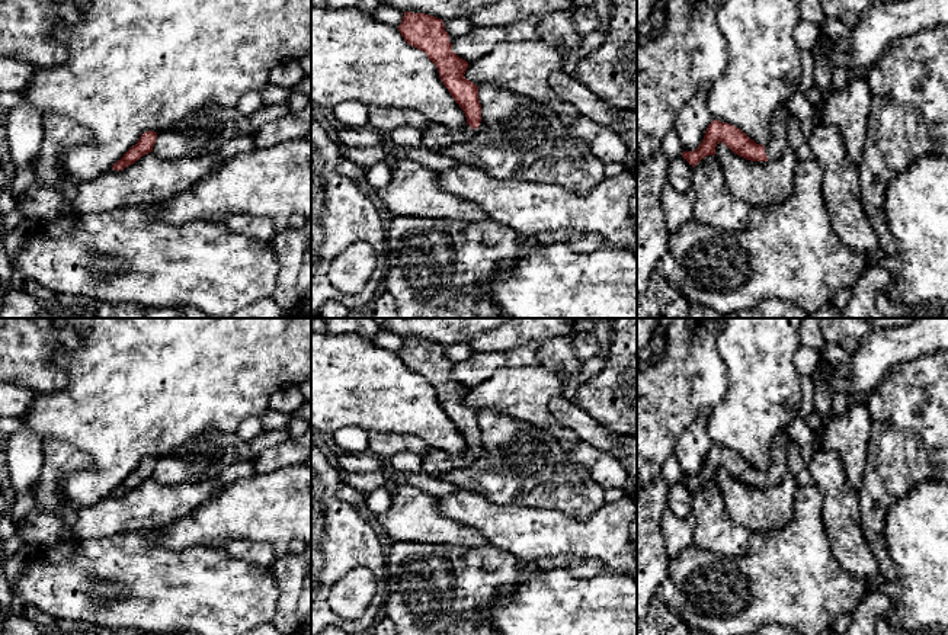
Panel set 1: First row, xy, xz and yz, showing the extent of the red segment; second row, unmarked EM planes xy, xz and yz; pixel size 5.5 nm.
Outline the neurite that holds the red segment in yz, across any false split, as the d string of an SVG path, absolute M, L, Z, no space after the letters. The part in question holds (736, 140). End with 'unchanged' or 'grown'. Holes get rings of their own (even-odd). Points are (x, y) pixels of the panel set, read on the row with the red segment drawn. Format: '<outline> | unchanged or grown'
M778 106L771 118L772 138L766 145L756 144L742 129L734 125L714 119L695 151L683 151L682 157L695 167L704 157L715 155L718 142L727 145L734 154L750 161L768 161L779 157L788 148L788 118L791 112Z | grown

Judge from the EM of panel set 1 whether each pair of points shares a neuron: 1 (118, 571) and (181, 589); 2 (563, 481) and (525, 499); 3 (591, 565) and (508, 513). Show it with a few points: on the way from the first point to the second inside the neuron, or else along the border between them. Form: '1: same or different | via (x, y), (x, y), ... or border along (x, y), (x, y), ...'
1: same | via (134, 583), (150, 589), (165, 589)
2: same | via (554, 490), (550, 494), (534, 497)
3: different | border along (583, 558), (595, 558), (604, 568)

